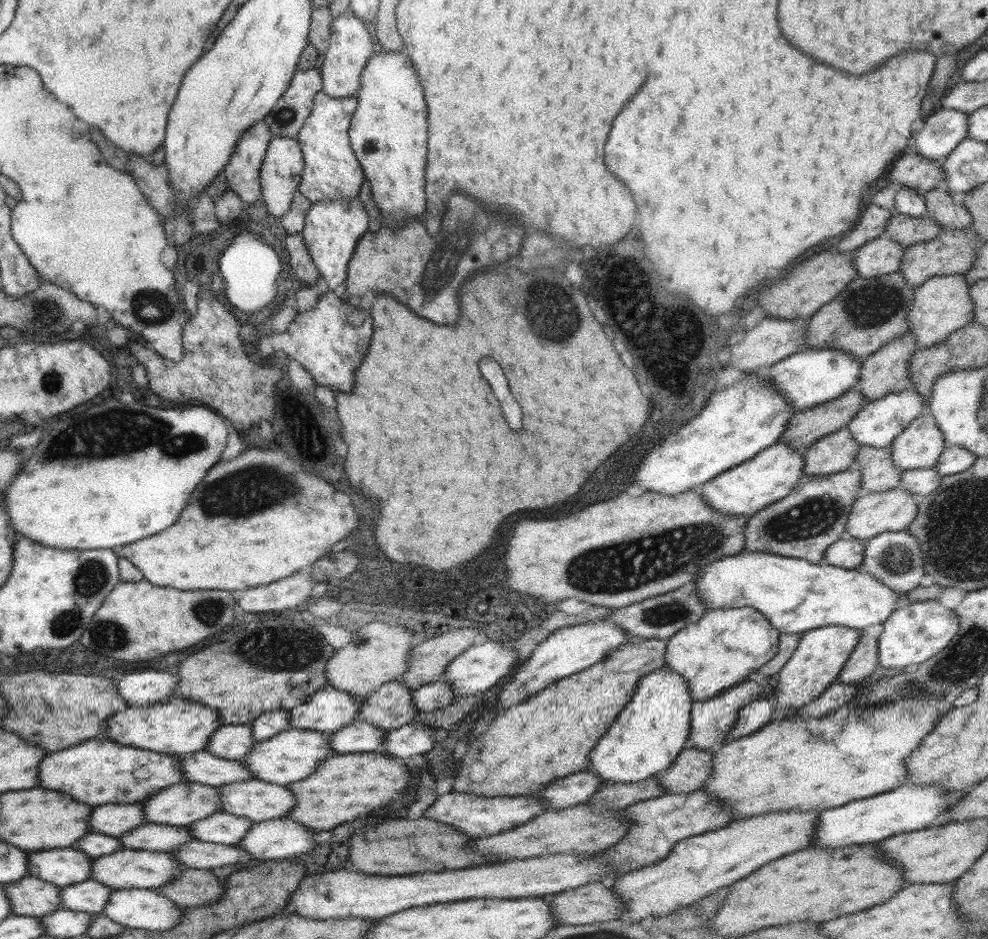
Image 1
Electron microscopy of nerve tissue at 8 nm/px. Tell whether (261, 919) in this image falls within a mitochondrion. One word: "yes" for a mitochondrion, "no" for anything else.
no

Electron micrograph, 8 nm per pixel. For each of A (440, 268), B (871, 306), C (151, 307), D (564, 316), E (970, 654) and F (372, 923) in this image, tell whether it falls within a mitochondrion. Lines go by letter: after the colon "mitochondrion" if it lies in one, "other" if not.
A: mitochondrion
B: mitochondrion
C: mitochondrion
D: mitochondrion
E: mitochondrion
F: other

